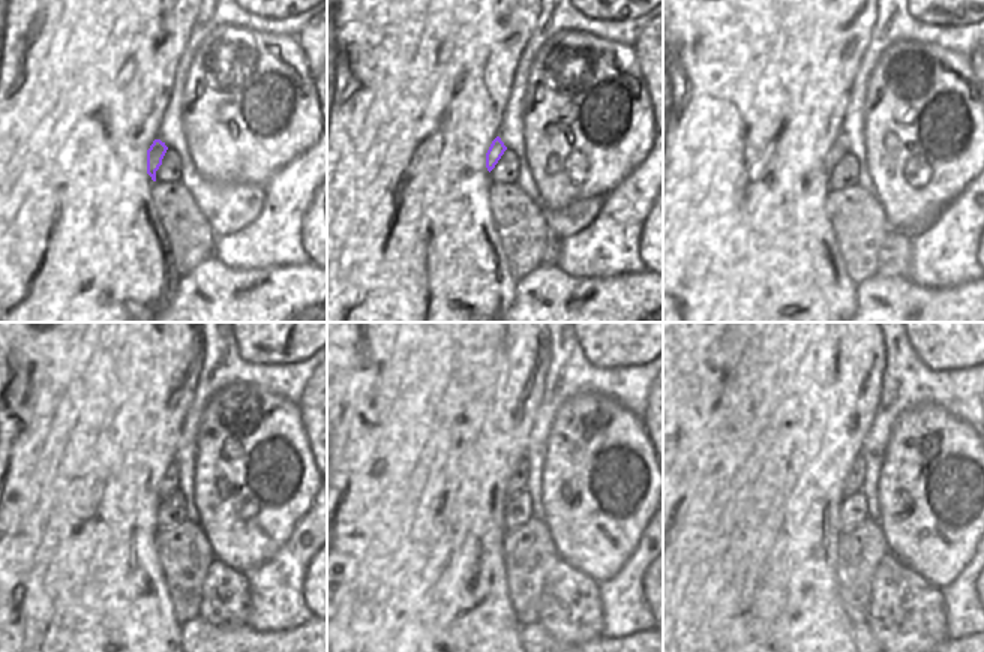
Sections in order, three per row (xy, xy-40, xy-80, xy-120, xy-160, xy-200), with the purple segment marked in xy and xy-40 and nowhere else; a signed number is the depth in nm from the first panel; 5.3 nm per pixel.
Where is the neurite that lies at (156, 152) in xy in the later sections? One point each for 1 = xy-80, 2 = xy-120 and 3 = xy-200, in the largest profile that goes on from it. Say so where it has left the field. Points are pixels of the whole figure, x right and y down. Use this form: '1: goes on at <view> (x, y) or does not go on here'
1: goes on at xy-80 (840, 147)
2: goes on at xy-120 (170, 483)
3: goes on at xy-200 (854, 483)

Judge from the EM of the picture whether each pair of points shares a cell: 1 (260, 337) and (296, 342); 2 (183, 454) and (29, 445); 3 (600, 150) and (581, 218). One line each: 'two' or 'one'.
1: one
2: two
3: two

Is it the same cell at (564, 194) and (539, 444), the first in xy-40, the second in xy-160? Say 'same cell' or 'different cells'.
different cells

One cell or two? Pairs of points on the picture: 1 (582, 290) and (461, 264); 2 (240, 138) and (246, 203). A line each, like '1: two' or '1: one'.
1: two
2: two

